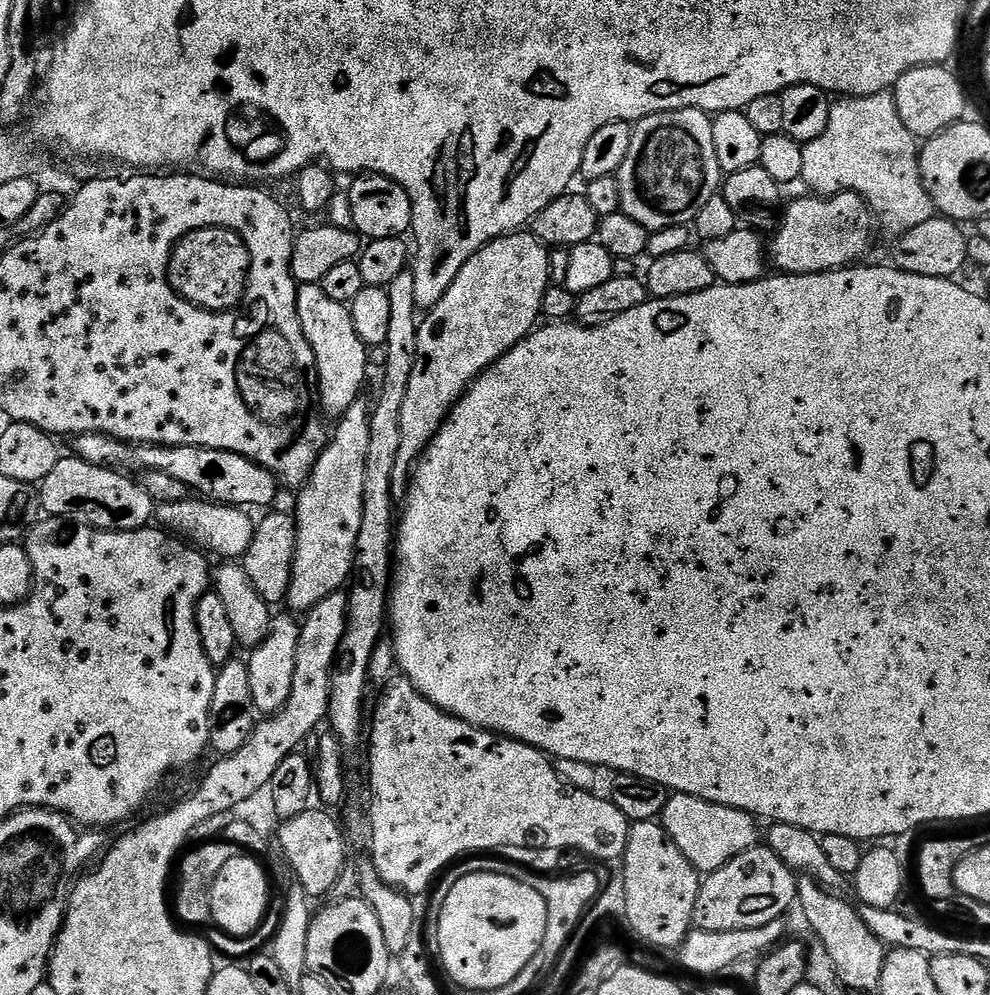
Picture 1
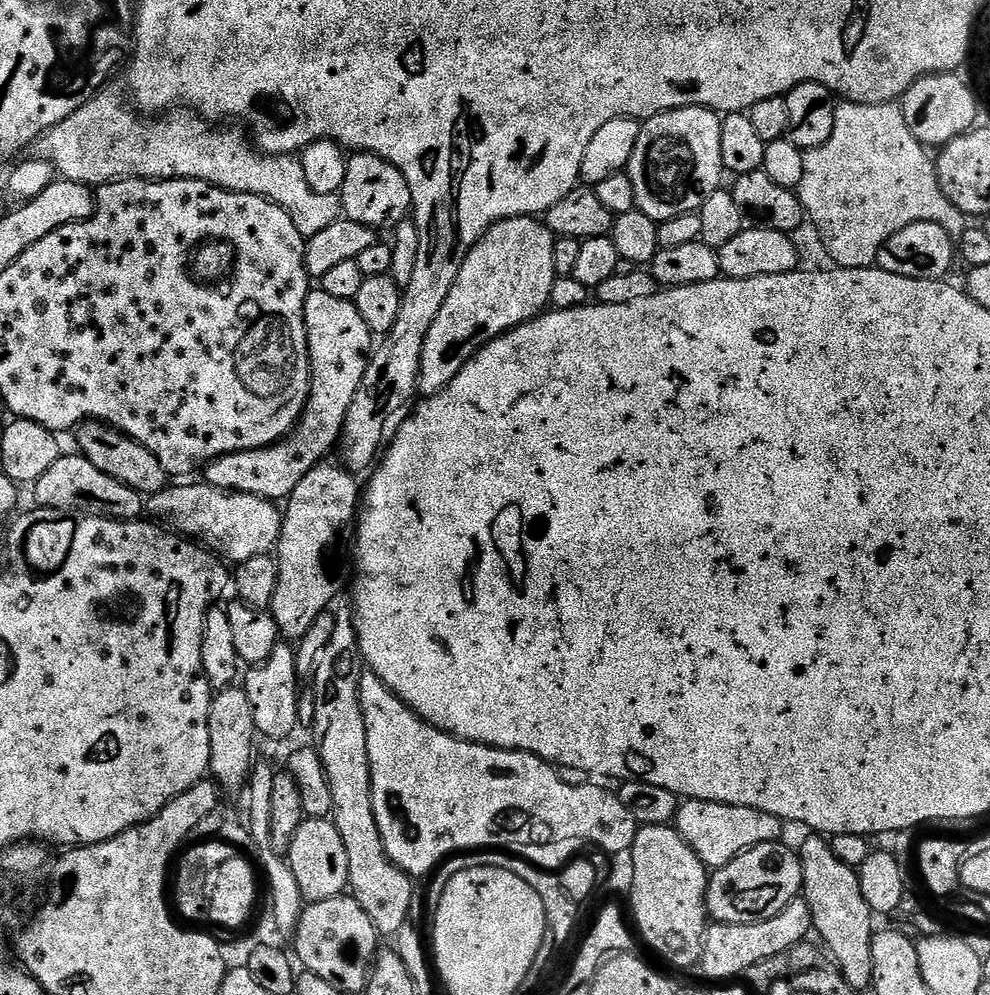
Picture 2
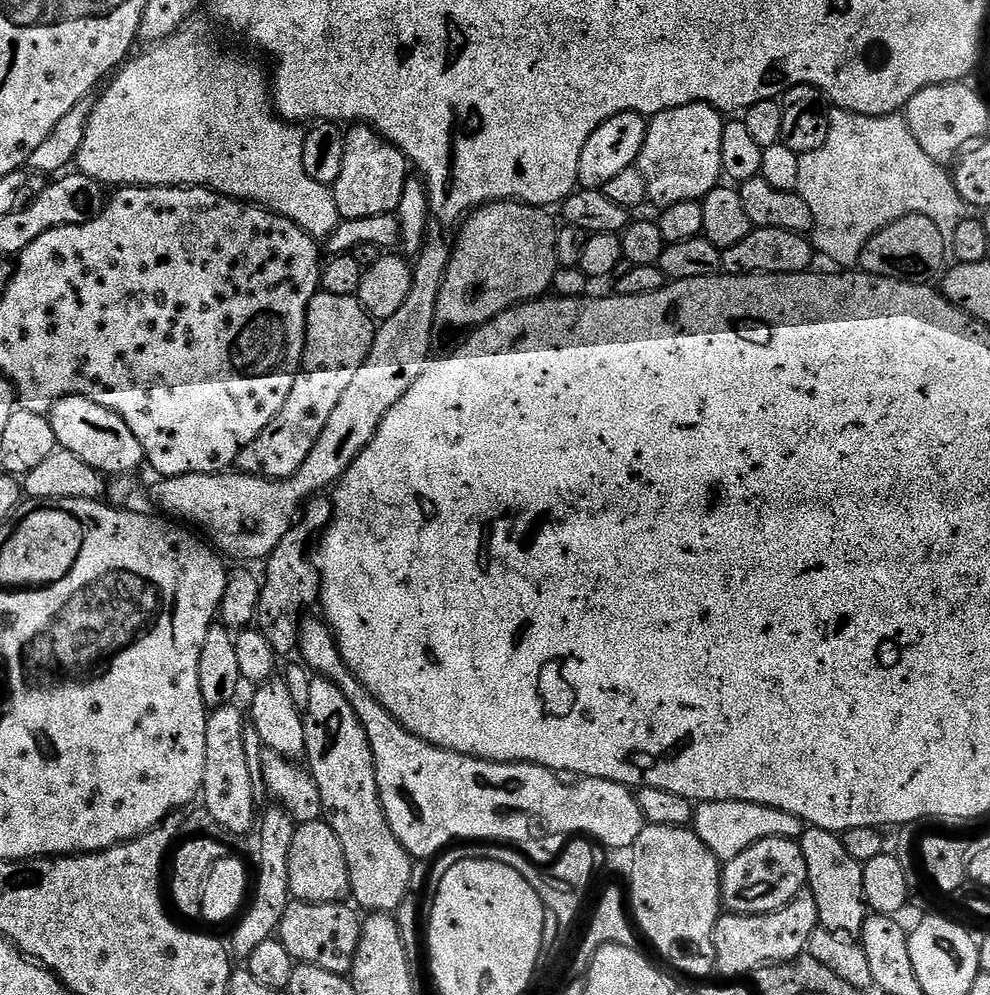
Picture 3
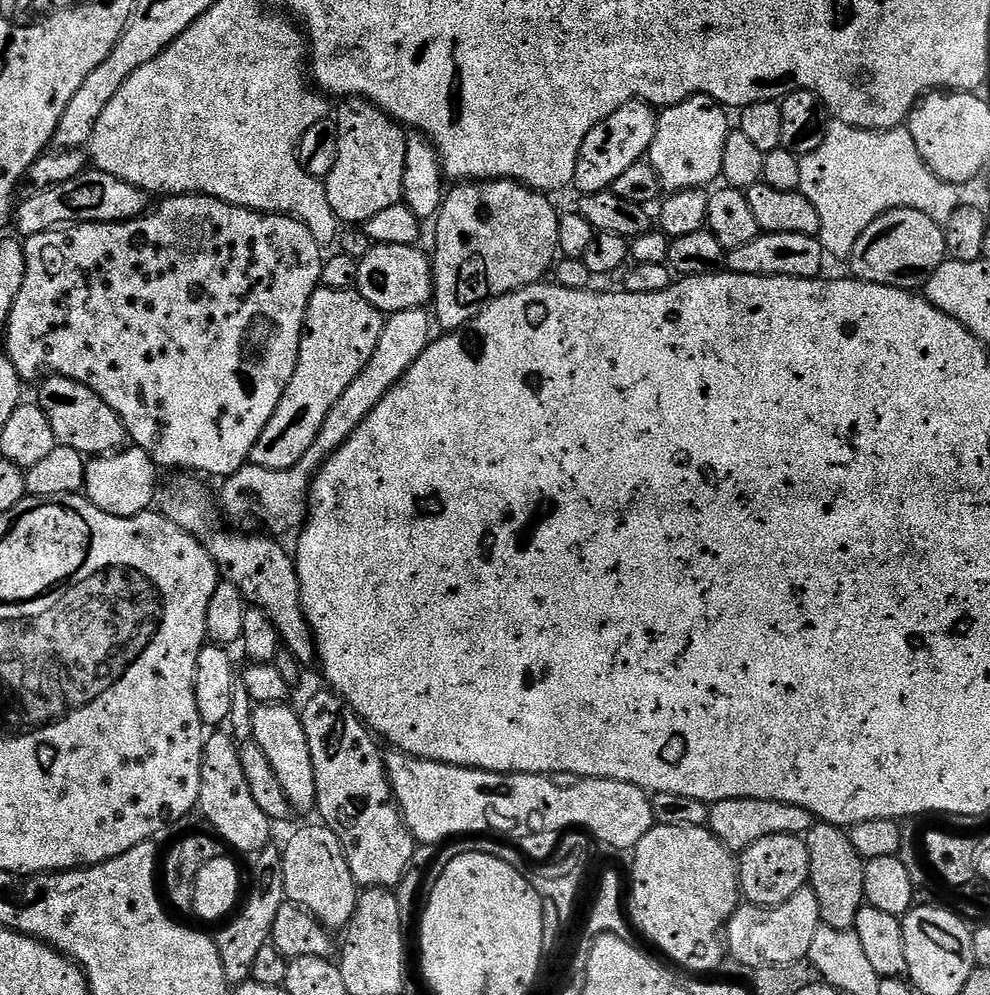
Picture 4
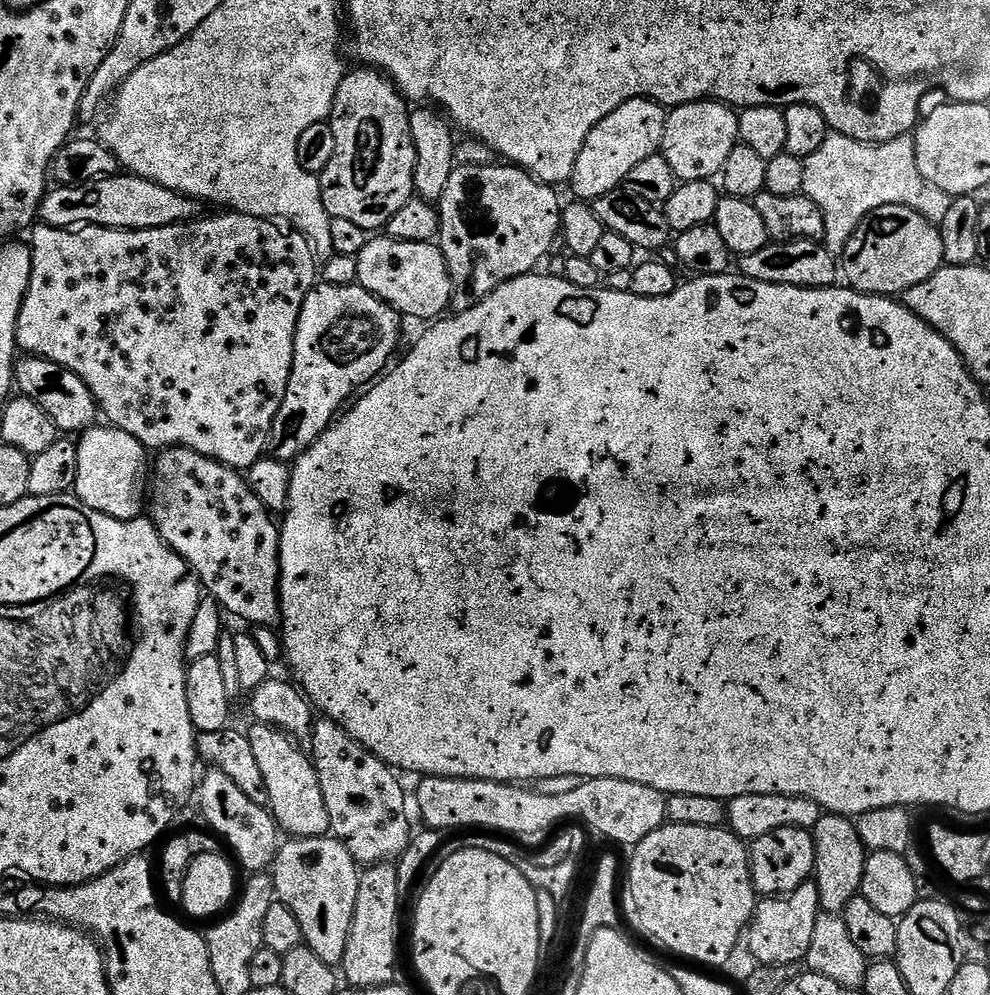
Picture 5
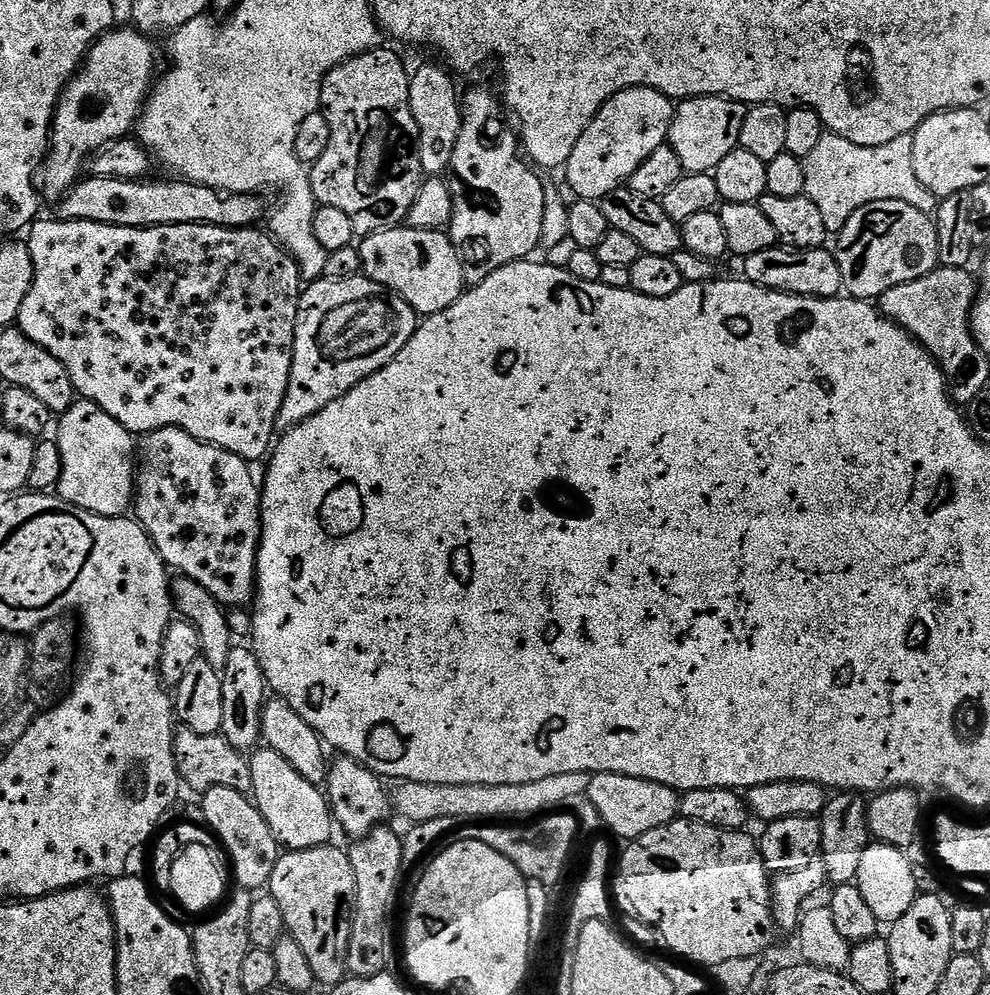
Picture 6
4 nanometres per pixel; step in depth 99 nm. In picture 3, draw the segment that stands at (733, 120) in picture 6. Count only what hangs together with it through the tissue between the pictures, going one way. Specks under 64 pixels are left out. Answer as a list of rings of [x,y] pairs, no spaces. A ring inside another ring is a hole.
[[[697,102],[687,104],[681,108],[668,108],[651,117],[648,133],[640,151],[638,167],[644,175],[648,200],[660,204],[661,209],[674,206],[678,202],[691,200],[703,201],[704,197],[718,187],[722,180],[724,167],[722,166],[722,134],[726,120],[711,104]]]

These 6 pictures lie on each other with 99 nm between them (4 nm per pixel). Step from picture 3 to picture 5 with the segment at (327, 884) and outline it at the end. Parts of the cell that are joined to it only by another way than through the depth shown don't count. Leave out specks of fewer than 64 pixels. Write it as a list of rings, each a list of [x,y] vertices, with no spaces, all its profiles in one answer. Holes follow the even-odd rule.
[[[331,835],[302,836],[287,842],[289,844],[279,845],[270,869],[276,900],[285,904],[294,918],[298,918],[306,947],[314,950],[322,962],[343,965],[346,938],[350,934],[354,906],[358,902],[361,869],[346,846]]]

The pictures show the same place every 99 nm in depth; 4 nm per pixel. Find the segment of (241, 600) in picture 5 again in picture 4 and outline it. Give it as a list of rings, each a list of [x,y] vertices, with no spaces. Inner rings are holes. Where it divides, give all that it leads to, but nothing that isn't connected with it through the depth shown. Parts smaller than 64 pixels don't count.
[[[192,474],[177,476],[180,477],[162,492],[164,516],[170,518],[170,522],[182,526],[182,530],[186,530],[203,544],[212,561],[216,563],[223,583],[238,586],[240,596],[245,602],[251,607],[260,608],[268,615],[280,635],[281,645],[288,649],[301,665],[308,666],[311,660],[313,663],[316,641],[312,639],[312,631],[309,630],[304,617],[300,583],[289,549],[287,552],[280,545],[283,543],[279,539],[268,534],[243,536],[240,532],[227,532],[220,521],[221,509],[213,493],[212,496],[208,493],[207,486],[203,484],[205,481]]]

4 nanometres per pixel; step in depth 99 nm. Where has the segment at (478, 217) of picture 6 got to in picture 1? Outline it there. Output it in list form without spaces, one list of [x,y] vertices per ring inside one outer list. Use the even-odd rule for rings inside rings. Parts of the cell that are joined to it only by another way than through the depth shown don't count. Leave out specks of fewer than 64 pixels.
[[[531,231],[499,236],[470,257],[466,266],[458,270],[458,278],[454,278],[442,302],[427,309],[428,317],[419,321],[418,354],[410,386],[406,386],[406,399],[402,401],[402,446],[398,446],[393,489],[405,487],[410,466],[424,455],[452,407],[476,377],[537,327],[536,319],[541,319],[544,295],[550,285],[548,254],[549,249]]]

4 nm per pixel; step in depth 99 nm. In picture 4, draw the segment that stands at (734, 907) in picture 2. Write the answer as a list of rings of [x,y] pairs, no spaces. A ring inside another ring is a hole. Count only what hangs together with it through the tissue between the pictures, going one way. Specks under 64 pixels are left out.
[[[771,836],[762,838],[762,842],[754,842],[739,857],[740,890],[743,899],[750,904],[771,906],[786,902],[798,890],[808,884],[810,858],[808,845],[798,836]]]

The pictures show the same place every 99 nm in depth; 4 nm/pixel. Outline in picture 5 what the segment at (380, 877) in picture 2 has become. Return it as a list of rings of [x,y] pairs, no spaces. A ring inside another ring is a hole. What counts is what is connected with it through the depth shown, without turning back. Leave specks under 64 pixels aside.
[[[317,719],[312,726],[310,743],[312,765],[316,767],[326,802],[331,835],[346,846],[357,865],[395,861],[404,853],[410,839],[408,804],[404,801],[401,777],[333,720]]]

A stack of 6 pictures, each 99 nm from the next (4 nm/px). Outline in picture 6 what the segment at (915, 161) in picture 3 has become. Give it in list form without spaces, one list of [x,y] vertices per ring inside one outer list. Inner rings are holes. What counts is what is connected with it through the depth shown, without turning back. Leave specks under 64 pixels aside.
[[[826,134],[822,142],[804,160],[806,186],[804,195],[809,196],[822,210],[829,233],[839,234],[846,226],[850,214],[870,202],[897,200],[906,202],[918,210],[932,214],[938,207],[938,197],[914,174],[912,157],[912,136],[894,138],[886,146],[854,146],[846,138]]]

